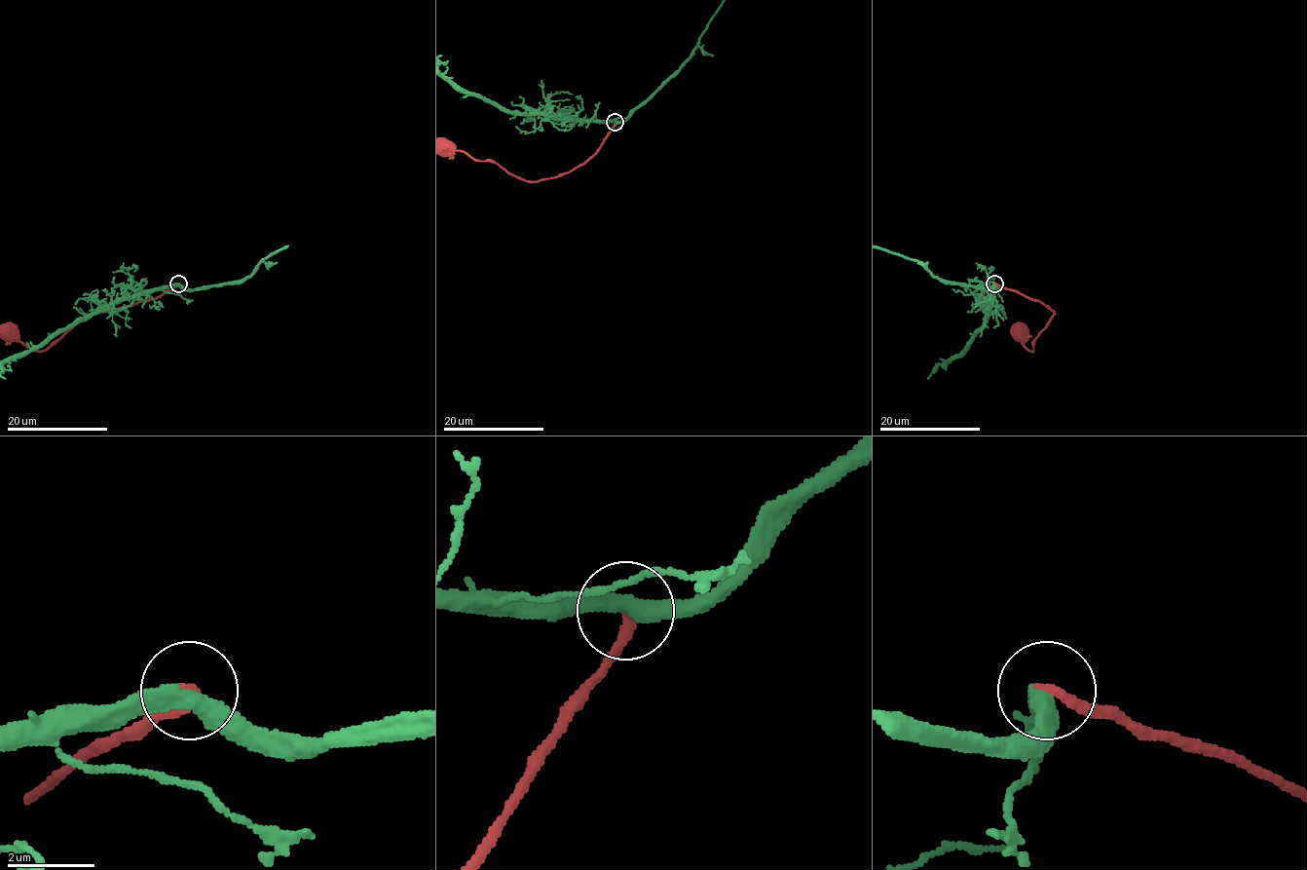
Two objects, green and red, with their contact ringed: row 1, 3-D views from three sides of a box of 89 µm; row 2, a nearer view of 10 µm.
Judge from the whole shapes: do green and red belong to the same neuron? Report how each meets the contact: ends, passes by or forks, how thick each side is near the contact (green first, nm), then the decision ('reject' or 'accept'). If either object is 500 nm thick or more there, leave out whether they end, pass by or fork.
green passes by | red ends | 400/280 nm | accept

